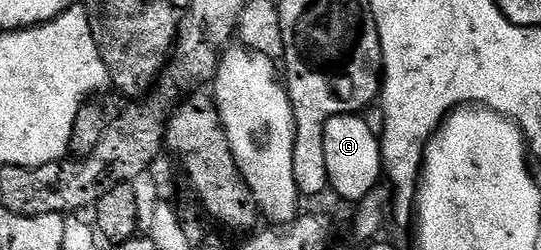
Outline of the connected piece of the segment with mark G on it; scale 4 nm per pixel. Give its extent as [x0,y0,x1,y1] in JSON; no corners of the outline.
[322,113,382,203]

